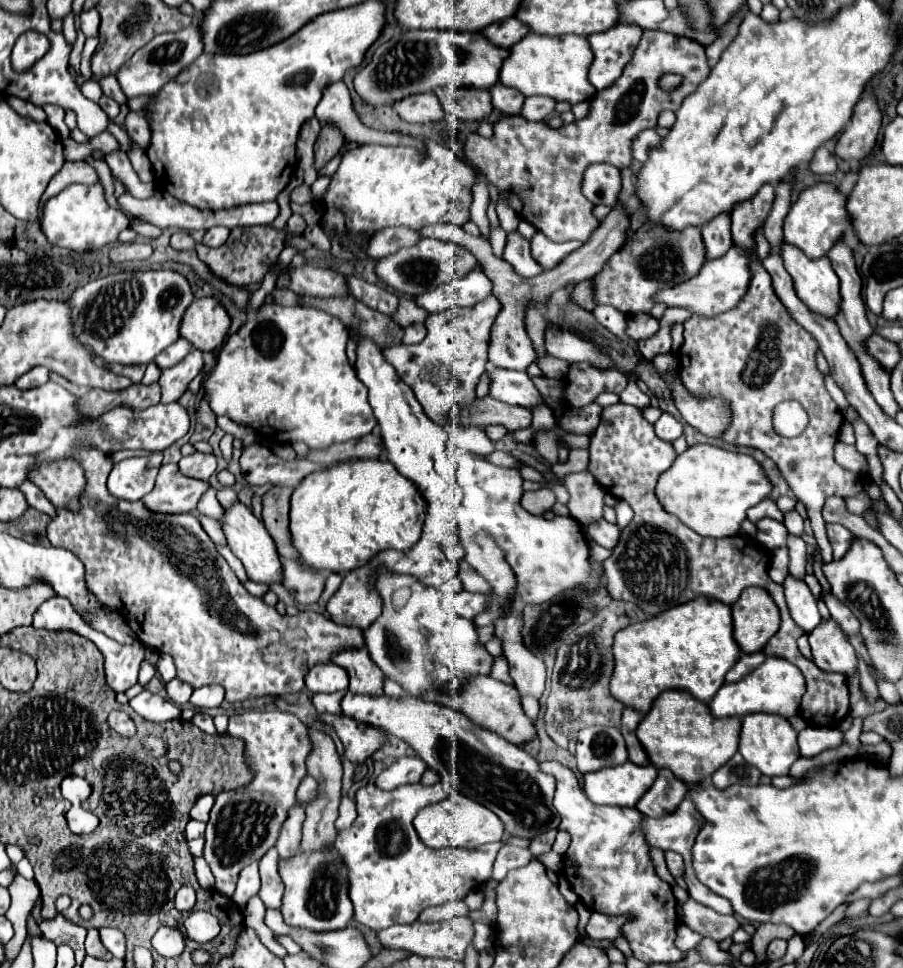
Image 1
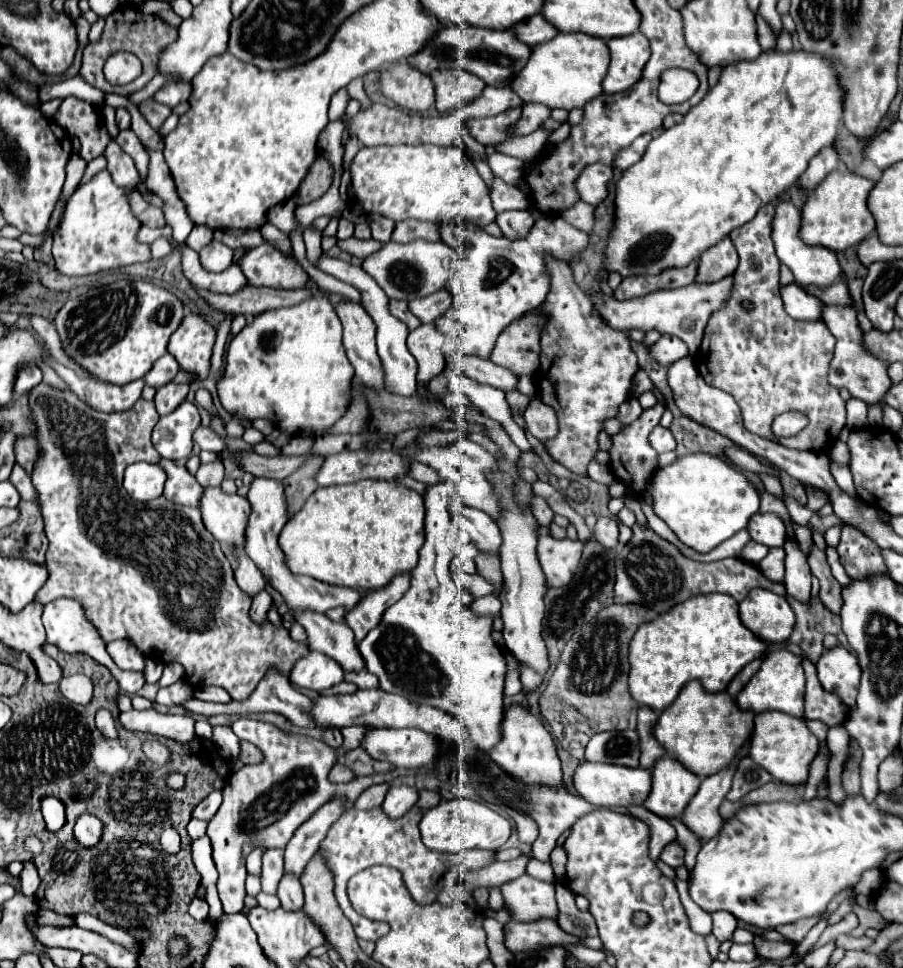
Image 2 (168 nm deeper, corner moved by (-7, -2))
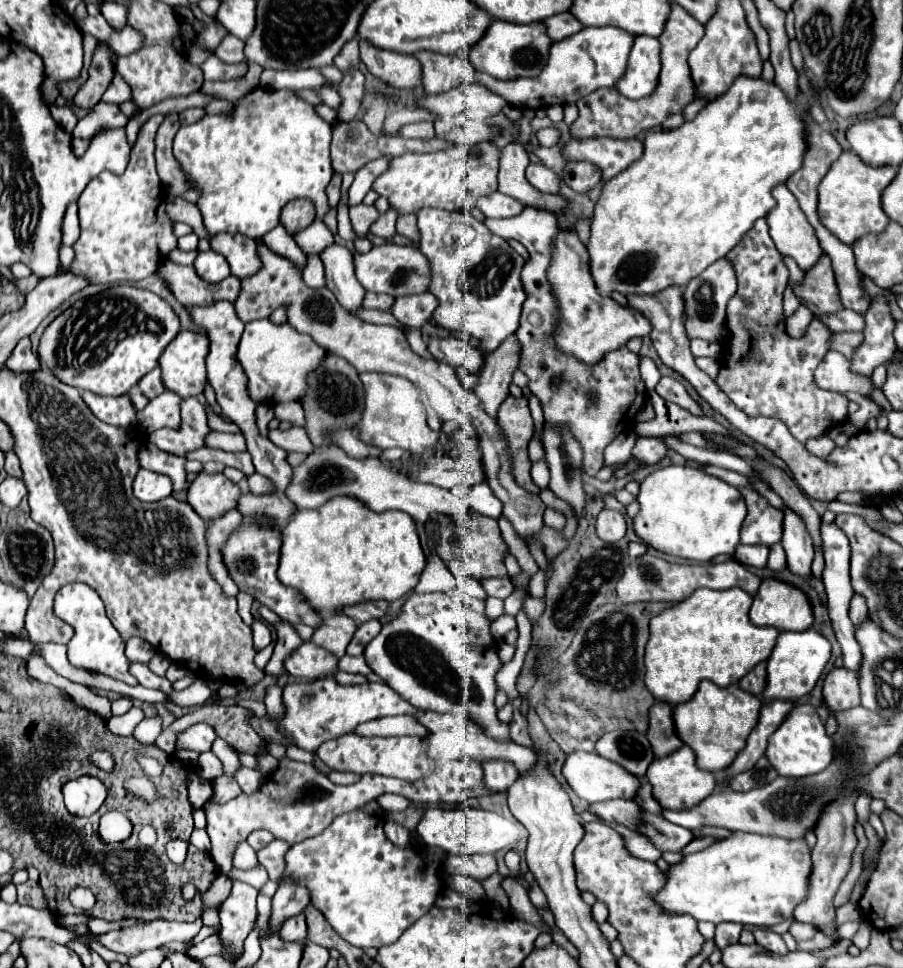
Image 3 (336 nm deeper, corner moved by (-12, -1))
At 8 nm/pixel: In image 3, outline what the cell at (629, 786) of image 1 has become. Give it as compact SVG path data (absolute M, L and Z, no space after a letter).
M576 752L568 754L564 762L564 778L576 792L576 796L584 798L586 802L600 802L600 800L612 800L612 798L624 798L624 800L634 800L642 782L634 774L628 774L622 766L616 766L614 762L608 762L606 758L600 758L594 752Z

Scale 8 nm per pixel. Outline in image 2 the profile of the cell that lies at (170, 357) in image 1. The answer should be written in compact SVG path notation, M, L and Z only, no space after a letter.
M163 355L155 363L155 367L151 367L151 371L145 375L145 385L153 387L153 389L159 389L165 383L173 381L177 371L179 371L179 365L175 363L175 359L171 359L171 355Z

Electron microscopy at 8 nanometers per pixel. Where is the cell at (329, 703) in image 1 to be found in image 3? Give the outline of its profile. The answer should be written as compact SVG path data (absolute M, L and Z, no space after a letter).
M336 672L334 680L340 682L342 686L348 686L348 684L364 684L366 682L364 676L360 676L360 674L348 674L348 672Z

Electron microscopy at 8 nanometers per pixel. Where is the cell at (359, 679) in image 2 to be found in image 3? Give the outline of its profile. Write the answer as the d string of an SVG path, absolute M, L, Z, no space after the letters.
M344 654L342 660L340 660L340 670L350 672L350 674L364 674L364 676L372 674L370 666L366 666L366 662L364 662L364 656L348 656L348 654Z

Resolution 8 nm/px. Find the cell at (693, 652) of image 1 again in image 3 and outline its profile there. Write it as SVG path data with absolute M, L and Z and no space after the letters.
M700 588L690 598L682 600L682 602L674 604L672 608L654 616L650 620L650 638L648 638L646 654L644 654L644 666L646 666L644 684L646 684L648 692L654 694L654 698L660 702L678 706L692 698L700 680L706 678L706 680L712 680L716 686L726 688L730 684L736 684L758 662L766 660L776 644L778 630L754 626L748 618L750 604L752 604L752 596L740 588L728 588L728 590Z

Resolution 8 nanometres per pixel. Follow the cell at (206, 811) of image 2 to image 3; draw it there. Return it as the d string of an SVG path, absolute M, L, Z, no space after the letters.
M220 776L214 780L214 794L212 794L212 800L214 804L226 804L228 800L236 798L240 794L240 786L234 778L230 776Z

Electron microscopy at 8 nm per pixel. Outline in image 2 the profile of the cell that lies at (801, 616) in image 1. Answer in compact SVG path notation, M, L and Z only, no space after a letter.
M787 539L785 545L785 589L789 595L799 599L801 603L809 603L811 599L811 571L807 567L807 555L801 551L795 539Z

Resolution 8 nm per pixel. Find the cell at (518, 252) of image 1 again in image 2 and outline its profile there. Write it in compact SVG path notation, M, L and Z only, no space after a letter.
M503 211L495 217L495 223L507 239L521 239L533 227L529 211Z

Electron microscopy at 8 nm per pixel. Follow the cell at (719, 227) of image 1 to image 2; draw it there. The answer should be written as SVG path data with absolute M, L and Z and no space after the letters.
M727 237L723 239L723 243L719 243L719 247L711 247L711 251L701 255L699 265L697 265L695 283L709 285L709 283L721 281L733 275L735 269L737 269L737 251Z

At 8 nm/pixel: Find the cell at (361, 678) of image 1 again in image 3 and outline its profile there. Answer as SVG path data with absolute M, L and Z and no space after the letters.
M244 518L242 526L230 536L230 540L222 552L224 552L224 562L240 590L252 594L266 608L276 612L282 620L288 620L292 624L302 622L312 628L318 628L322 624L320 612L312 610L312 606L308 606L308 602L304 602L304 594L300 594L300 590L292 590L292 588L284 586L276 576L278 558L280 558L280 530L278 528L256 526L248 518Z

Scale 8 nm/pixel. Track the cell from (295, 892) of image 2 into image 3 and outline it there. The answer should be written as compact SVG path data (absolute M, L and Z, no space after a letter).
M300 914L300 918L288 918L288 922L284 922L284 926L280 930L280 936L290 942L302 942L306 938L304 914Z

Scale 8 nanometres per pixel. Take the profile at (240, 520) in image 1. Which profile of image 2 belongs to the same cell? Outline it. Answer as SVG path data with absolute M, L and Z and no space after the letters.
M205 487L199 509L207 531L223 543L239 543L243 549L243 527L247 527L249 503L241 495L227 495L221 487Z

